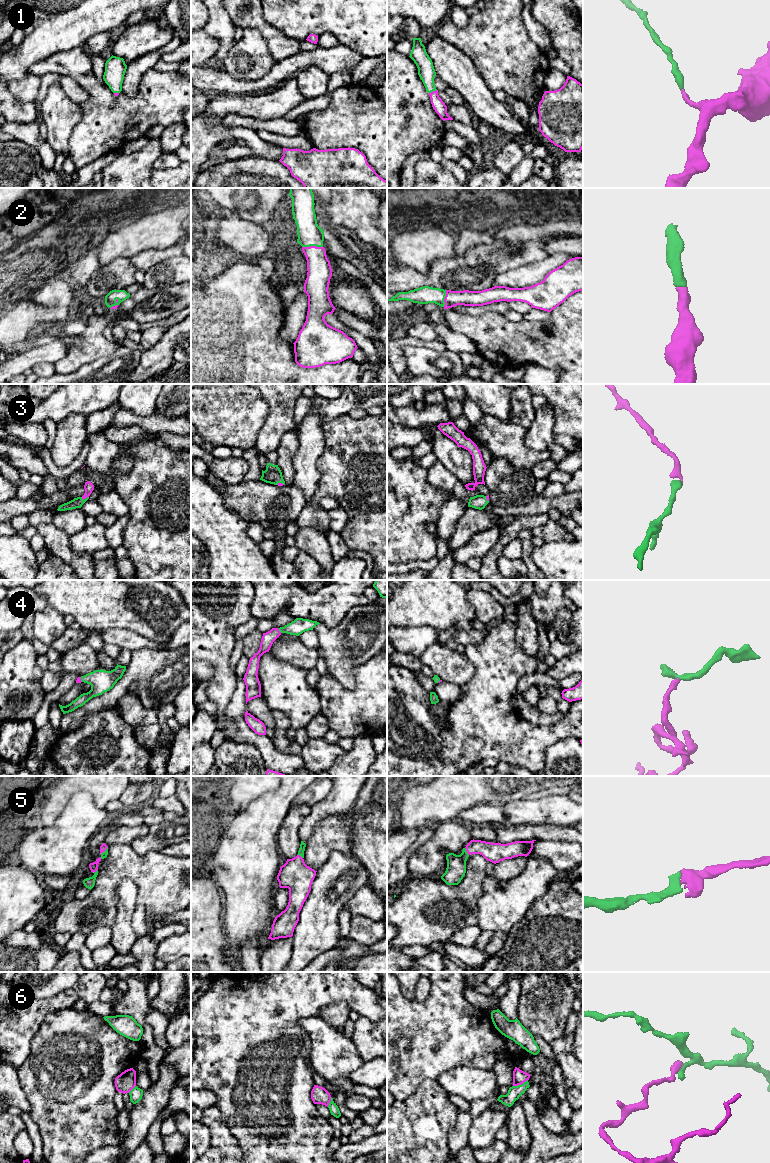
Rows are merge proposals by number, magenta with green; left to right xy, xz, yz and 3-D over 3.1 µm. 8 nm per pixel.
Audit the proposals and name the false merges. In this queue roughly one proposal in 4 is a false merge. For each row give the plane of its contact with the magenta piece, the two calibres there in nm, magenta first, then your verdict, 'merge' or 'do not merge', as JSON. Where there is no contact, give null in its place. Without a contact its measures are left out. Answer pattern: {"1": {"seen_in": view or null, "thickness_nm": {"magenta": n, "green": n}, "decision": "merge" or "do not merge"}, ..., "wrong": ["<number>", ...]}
{"1": {"seen_in": "yz", "thickness_nm": {"magenta": 100, "green": 140}, "decision": "merge"}, "2": {"seen_in": "xz", "thickness_nm": {"magenta": 190, "green": 190}, "decision": "merge"}, "3": {"seen_in": "xy", "thickness_nm": {"magenta": 80, "green": 80}, "decision": "merge"}, "4": {"seen_in": "xz", "thickness_nm": {"magenta": 100, "green": 120}, "decision": "merge"}, "5": {"seen_in": "yz", "thickness_nm": {"magenta": 160, "green": 160}, "decision": "merge"}, "6": {"seen_in": "yz", "thickness_nm": {"magenta": 110, "green": 110}, "decision": "do not merge"}, "wrong": ["6"]}

